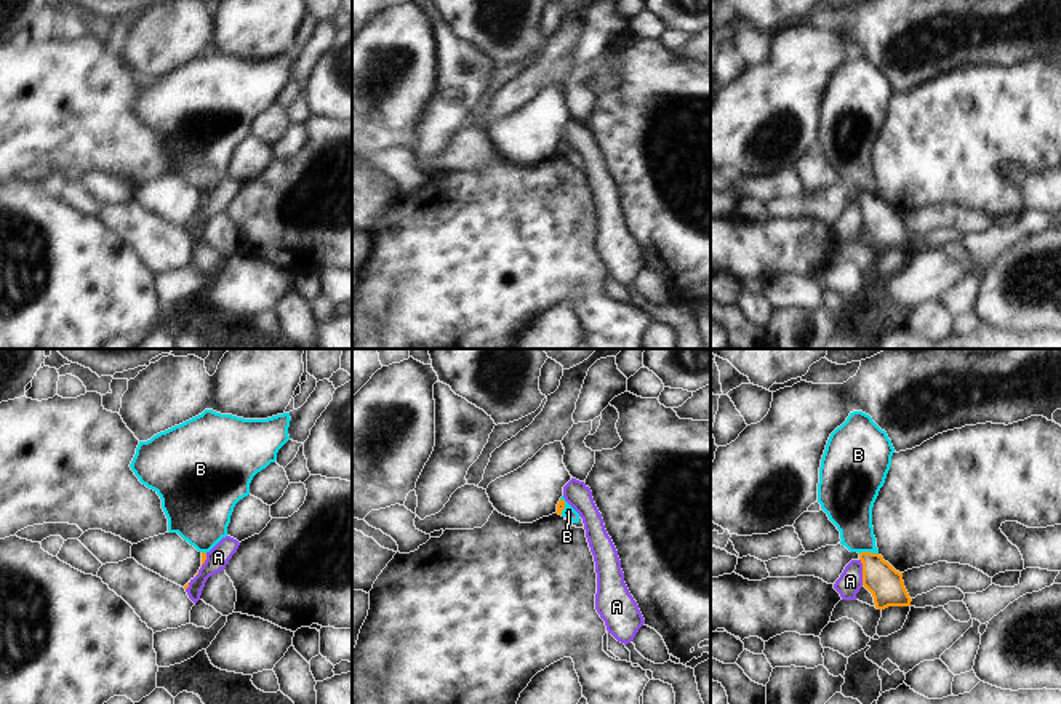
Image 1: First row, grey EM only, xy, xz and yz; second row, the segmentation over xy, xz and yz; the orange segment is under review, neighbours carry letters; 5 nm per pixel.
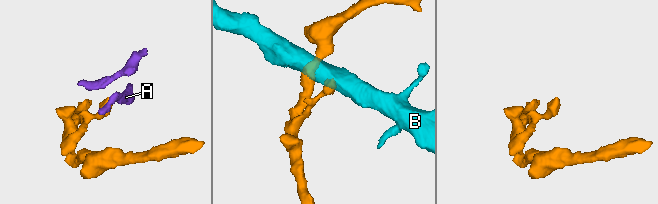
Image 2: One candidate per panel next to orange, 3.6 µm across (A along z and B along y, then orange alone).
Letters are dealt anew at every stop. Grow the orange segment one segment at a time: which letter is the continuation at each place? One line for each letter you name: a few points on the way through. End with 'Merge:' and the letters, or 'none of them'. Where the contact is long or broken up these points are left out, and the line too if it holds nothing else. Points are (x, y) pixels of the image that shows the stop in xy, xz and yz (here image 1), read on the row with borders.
Merge: none of them

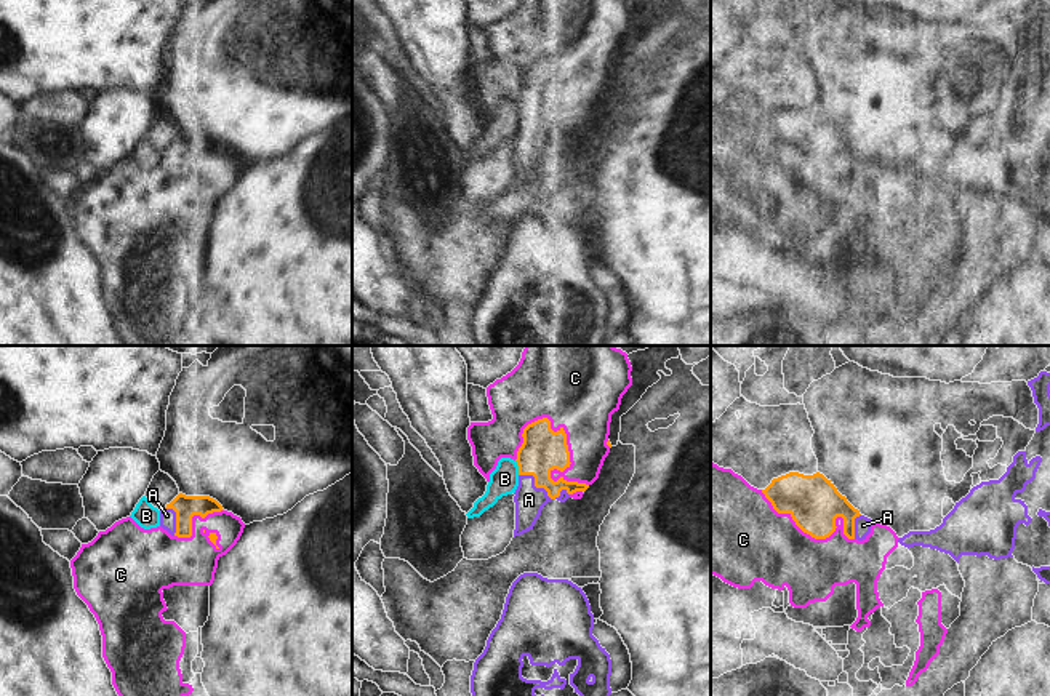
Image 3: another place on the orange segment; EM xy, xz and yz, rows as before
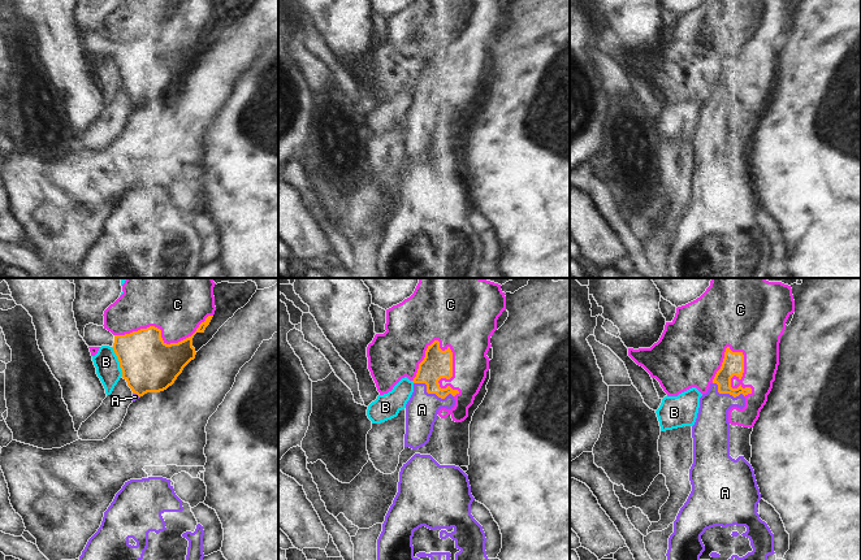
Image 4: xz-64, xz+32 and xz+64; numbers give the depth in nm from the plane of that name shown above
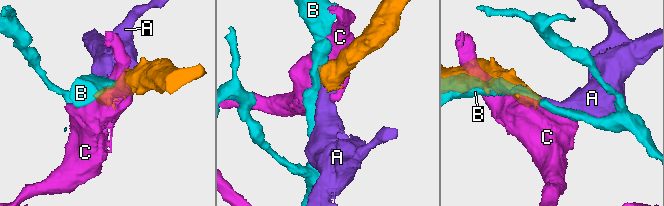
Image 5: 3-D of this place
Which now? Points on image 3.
A: way xz (543, 450), (535, 458), (535, 484), (529, 500)
Merge: A

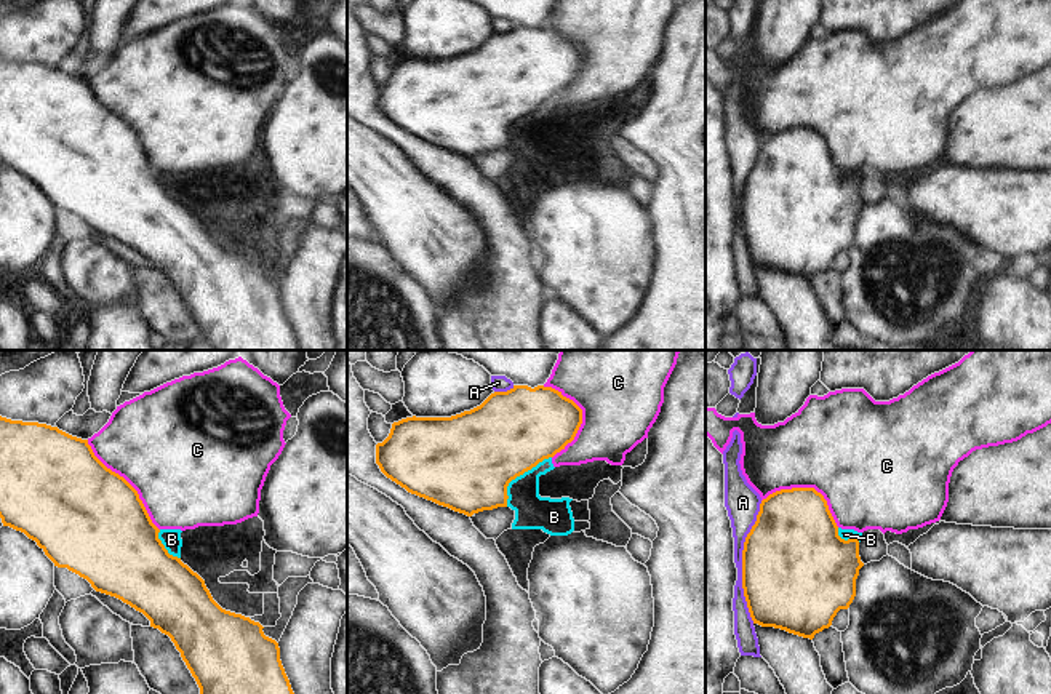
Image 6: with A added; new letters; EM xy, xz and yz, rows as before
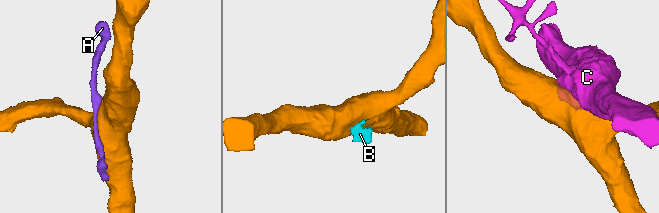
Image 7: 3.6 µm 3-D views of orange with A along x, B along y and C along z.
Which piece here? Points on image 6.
Merge: B

